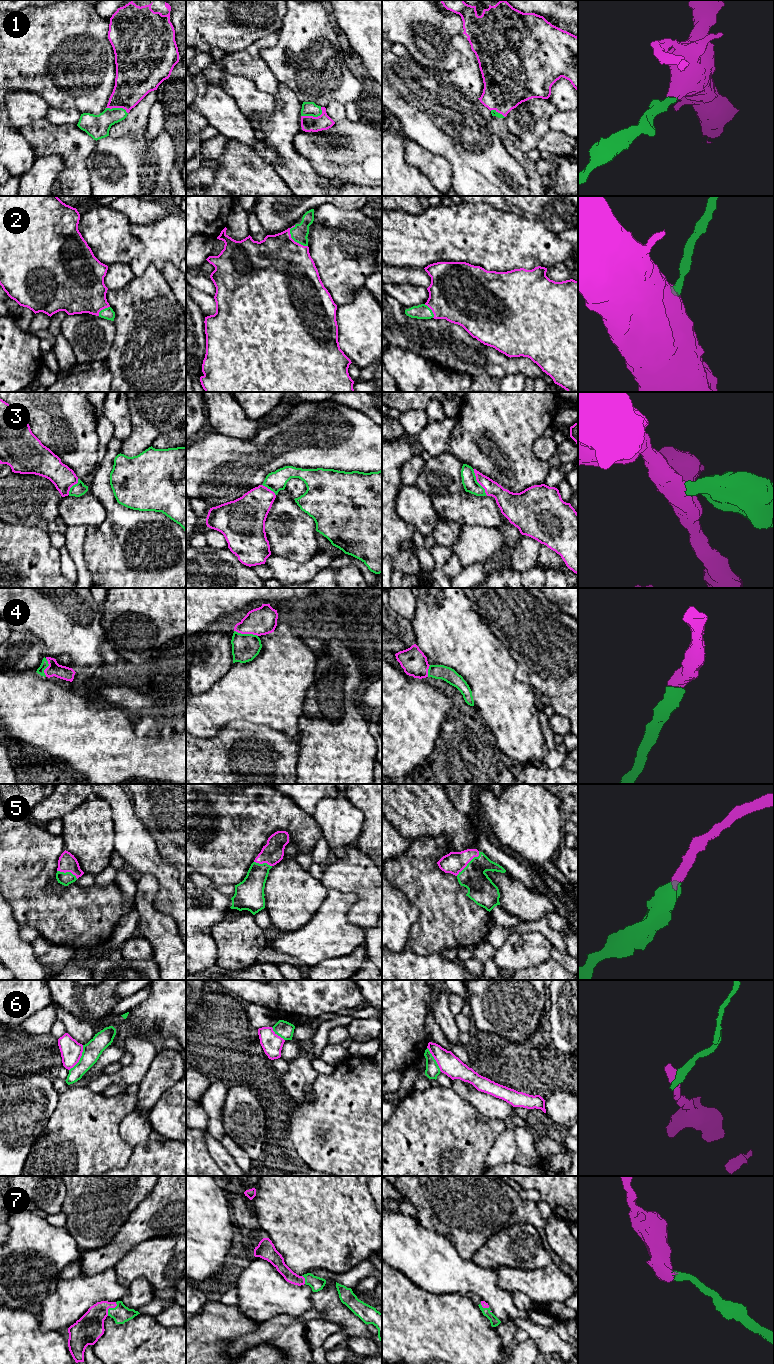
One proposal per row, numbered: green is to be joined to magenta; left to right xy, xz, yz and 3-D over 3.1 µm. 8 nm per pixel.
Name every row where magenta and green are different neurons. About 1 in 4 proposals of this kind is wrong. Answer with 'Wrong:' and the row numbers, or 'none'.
Wrong: 6

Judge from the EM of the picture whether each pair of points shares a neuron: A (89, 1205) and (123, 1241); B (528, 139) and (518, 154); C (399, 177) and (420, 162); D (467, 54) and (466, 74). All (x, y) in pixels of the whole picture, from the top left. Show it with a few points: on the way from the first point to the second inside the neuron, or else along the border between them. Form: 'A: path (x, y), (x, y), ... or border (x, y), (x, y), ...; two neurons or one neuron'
A: border (130, 1214), (115, 1237), (99, 1249); two neurons
B: border (508, 129), (519, 140), (519, 147), (526, 154); two neurons
C: border (403, 145), (406, 162), (414, 165), (431, 182); two neurons
D: path (466, 59), (466, 69); one neuron

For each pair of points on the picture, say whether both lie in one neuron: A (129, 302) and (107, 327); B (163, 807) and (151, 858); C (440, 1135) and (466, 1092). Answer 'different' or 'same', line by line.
A: different
B: different
C: different

